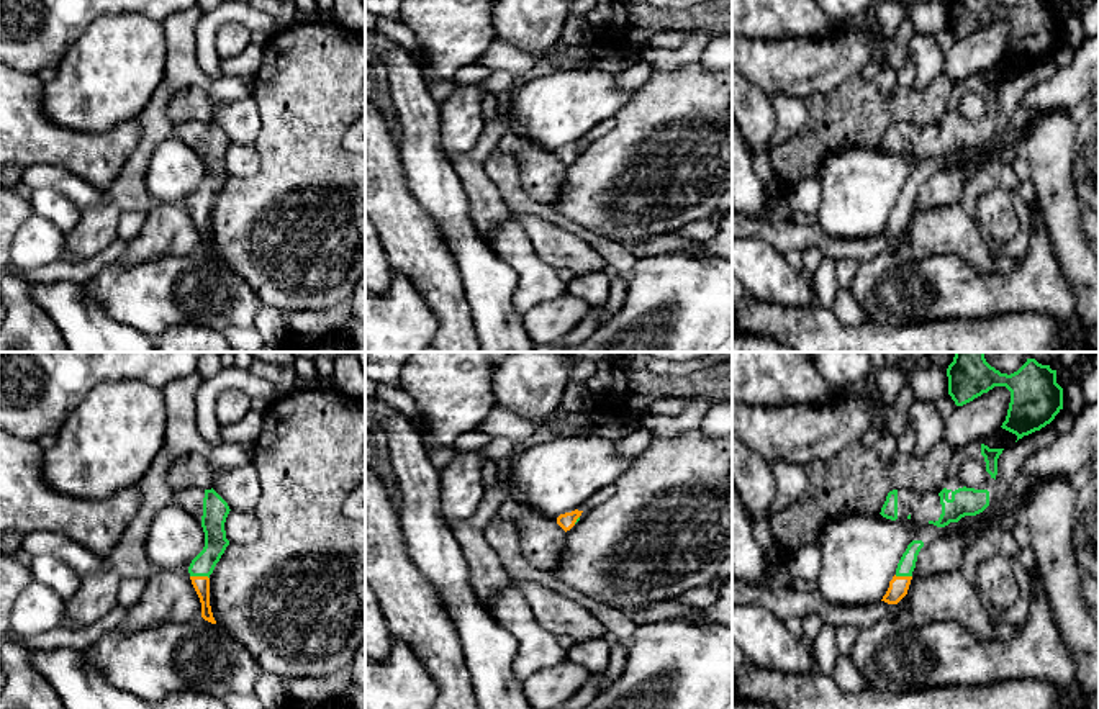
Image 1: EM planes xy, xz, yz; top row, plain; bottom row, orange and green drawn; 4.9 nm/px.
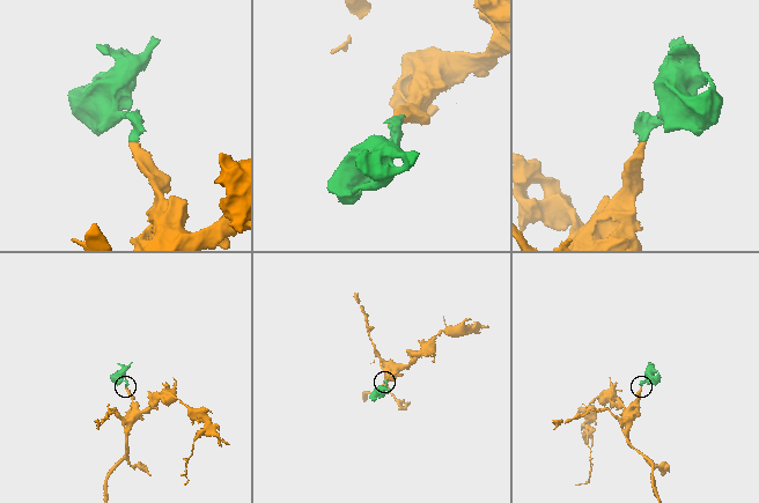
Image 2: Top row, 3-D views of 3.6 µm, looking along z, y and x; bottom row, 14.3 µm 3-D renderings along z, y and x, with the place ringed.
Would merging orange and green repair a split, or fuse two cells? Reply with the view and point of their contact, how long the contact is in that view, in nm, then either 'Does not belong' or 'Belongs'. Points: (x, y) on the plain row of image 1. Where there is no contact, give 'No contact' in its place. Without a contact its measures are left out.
Touches orange at xy (200, 210). Shared border 100 nm. Belongs

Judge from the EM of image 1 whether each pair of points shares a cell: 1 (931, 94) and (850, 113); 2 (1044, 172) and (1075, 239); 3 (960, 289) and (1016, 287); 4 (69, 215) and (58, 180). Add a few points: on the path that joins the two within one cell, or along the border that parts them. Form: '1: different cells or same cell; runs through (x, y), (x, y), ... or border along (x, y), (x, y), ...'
1: same cell; runs through (911, 105), (870, 112)
2: same cell; runs through (1055, 189), (1063, 223)
3: same cell; runs through (973, 289), (1003, 289)
4: different cells; border along (33, 190), (51, 189), (59, 192), (82, 212)

